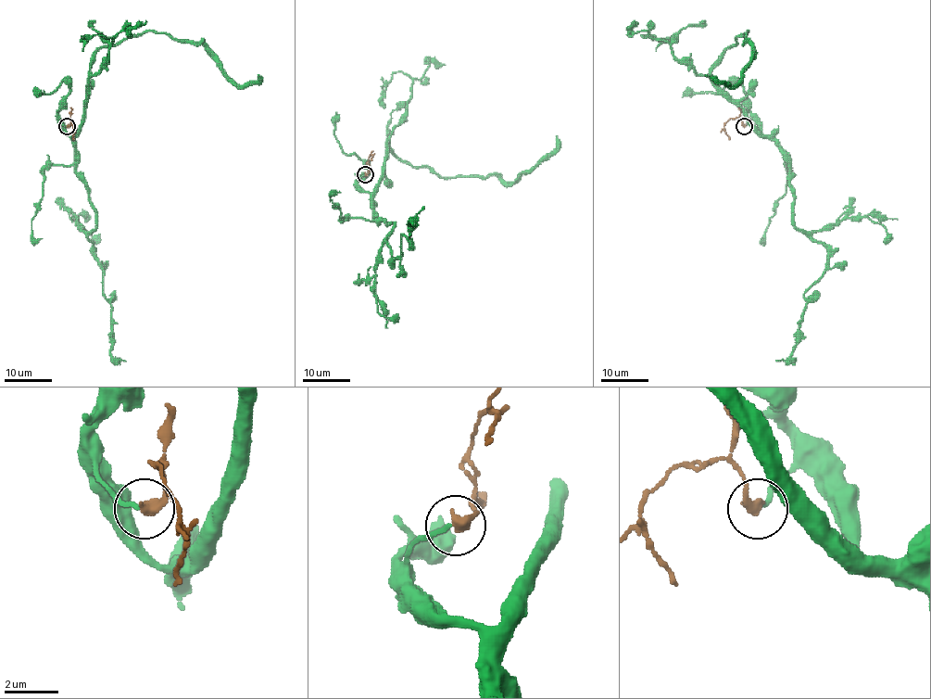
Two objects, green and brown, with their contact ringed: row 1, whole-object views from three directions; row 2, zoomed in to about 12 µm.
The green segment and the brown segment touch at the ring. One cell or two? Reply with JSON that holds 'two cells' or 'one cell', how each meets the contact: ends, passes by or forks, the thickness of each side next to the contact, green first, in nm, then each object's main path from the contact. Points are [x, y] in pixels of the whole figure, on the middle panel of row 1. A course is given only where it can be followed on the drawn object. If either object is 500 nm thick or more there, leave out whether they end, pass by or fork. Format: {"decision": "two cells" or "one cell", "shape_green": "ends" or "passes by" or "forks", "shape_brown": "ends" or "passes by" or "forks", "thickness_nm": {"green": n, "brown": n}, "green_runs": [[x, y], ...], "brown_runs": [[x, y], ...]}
{"decision": "two cells", "shape_green": "ends", "shape_brown": "ends", "thickness_nm": {"green": 140, "brown": 380}, "green_runs": [[365, 174], [357, 184], [372, 192], [387, 141], [399, 158], [445, 177], [513, 182], [556, 147], [557, 135]], "brown_runs": [[365, 174], [369, 173], [368, 161], [371, 154], [372, 160]]}

